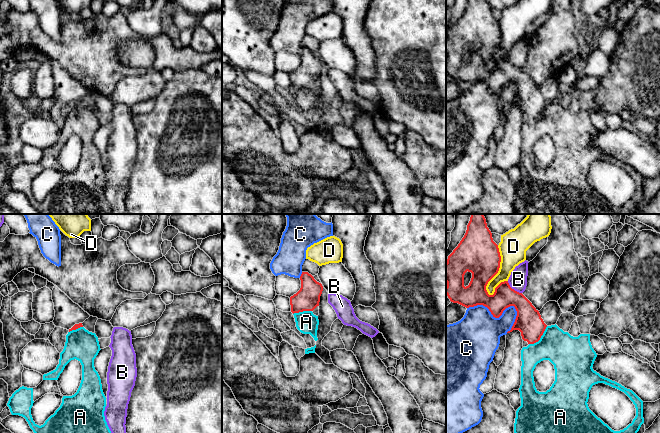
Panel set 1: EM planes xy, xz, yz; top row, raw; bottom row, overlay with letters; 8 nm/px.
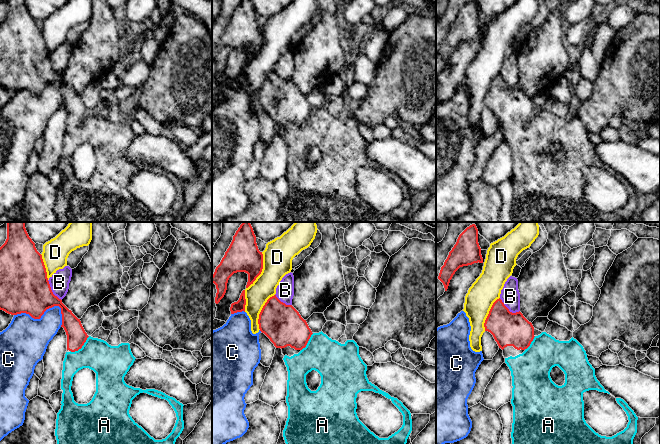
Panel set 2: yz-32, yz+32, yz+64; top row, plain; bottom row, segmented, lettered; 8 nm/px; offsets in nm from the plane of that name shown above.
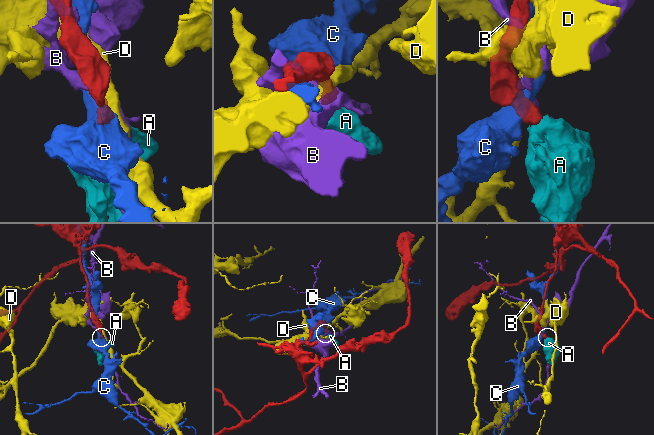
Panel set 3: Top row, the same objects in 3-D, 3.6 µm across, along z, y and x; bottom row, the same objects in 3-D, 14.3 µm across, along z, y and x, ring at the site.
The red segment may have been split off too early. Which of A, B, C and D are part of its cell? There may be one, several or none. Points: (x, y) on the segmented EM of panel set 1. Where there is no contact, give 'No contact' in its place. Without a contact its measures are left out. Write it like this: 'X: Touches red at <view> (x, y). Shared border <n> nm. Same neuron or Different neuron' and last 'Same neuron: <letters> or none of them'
A: Touches red at yz (540, 337). Shared border 220 nm. Same neuron
B: Touches red at yz (513, 289). Shared border 160 nm. Different neuron
C: Touches red at yz (495, 317). Shared border 420 nm. Different neuron
D: Touches red at yz (498, 270). Shared border 420 nm. Different neuron
Same neuron: A

